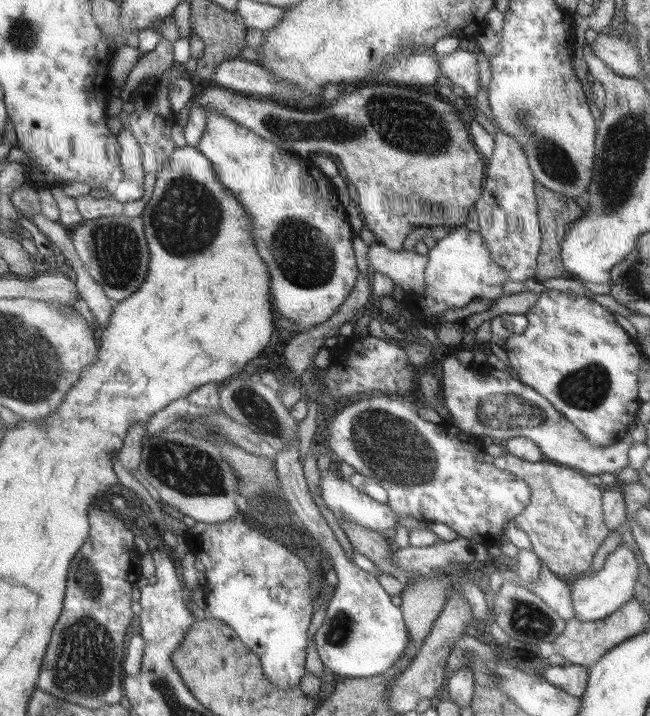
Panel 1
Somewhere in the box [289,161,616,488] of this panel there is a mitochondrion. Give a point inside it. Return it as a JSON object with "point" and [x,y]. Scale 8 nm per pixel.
{"point":[510,410]}

